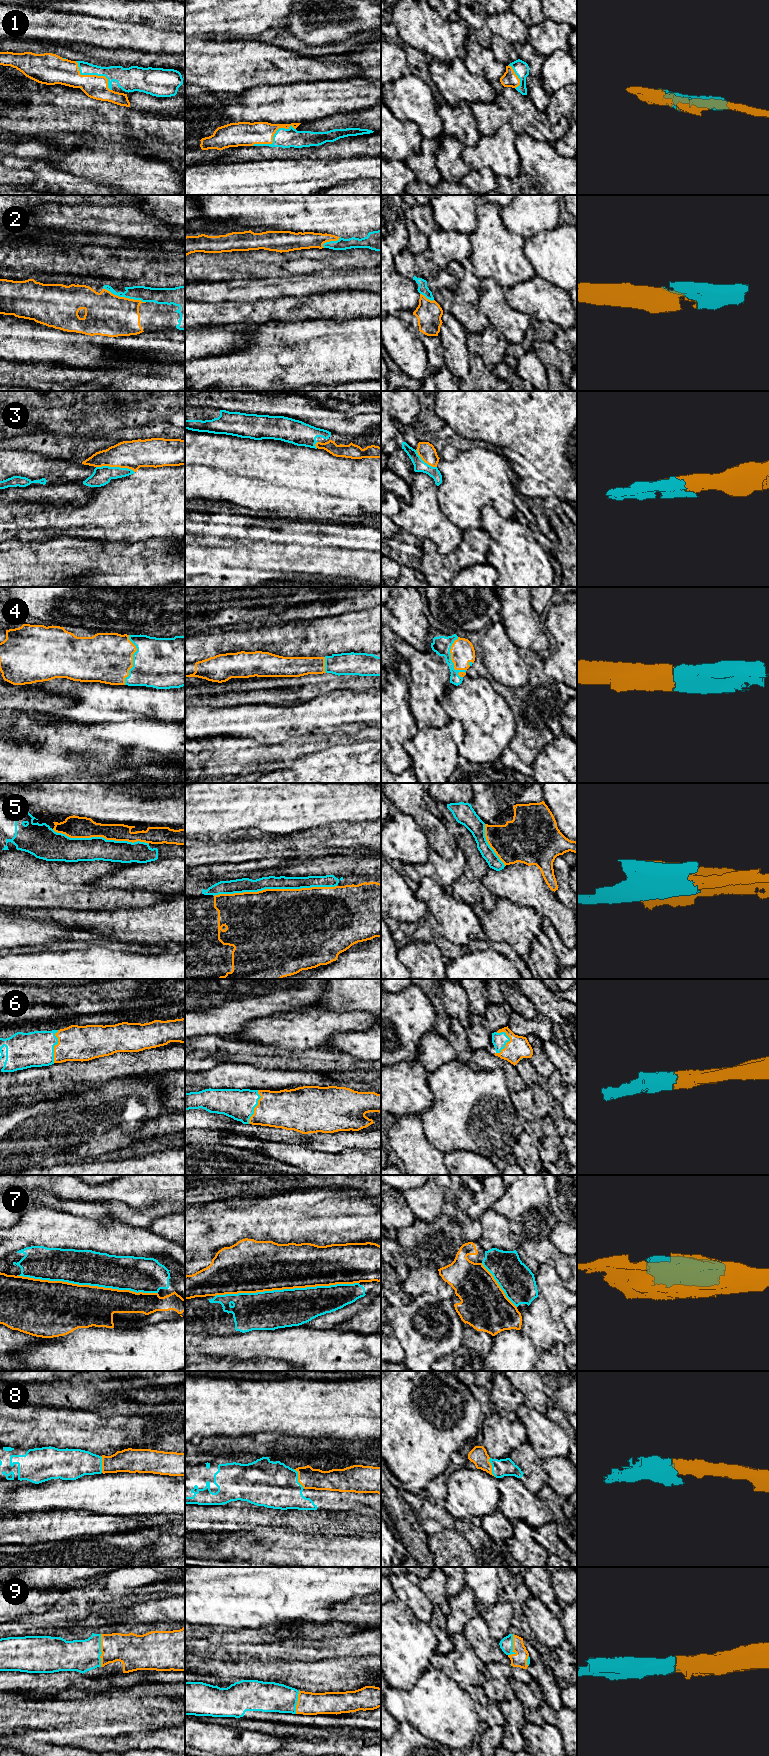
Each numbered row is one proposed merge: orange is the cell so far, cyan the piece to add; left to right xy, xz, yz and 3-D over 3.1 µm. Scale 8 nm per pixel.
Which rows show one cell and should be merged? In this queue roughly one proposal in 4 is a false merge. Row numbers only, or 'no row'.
1, 2, 3, 4, 5, 6, 7, 8, 9

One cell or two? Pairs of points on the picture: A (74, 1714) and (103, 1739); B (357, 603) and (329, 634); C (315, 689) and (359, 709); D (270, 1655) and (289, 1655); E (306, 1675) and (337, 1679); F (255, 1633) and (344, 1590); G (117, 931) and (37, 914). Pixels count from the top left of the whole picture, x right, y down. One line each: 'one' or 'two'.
A: one
B: two
C: two
D: one
E: one
F: two
G: one

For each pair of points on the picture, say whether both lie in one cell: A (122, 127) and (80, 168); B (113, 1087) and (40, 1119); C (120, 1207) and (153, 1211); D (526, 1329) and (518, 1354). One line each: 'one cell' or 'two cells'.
A: two cells
B: one cell
C: one cell
D: two cells

